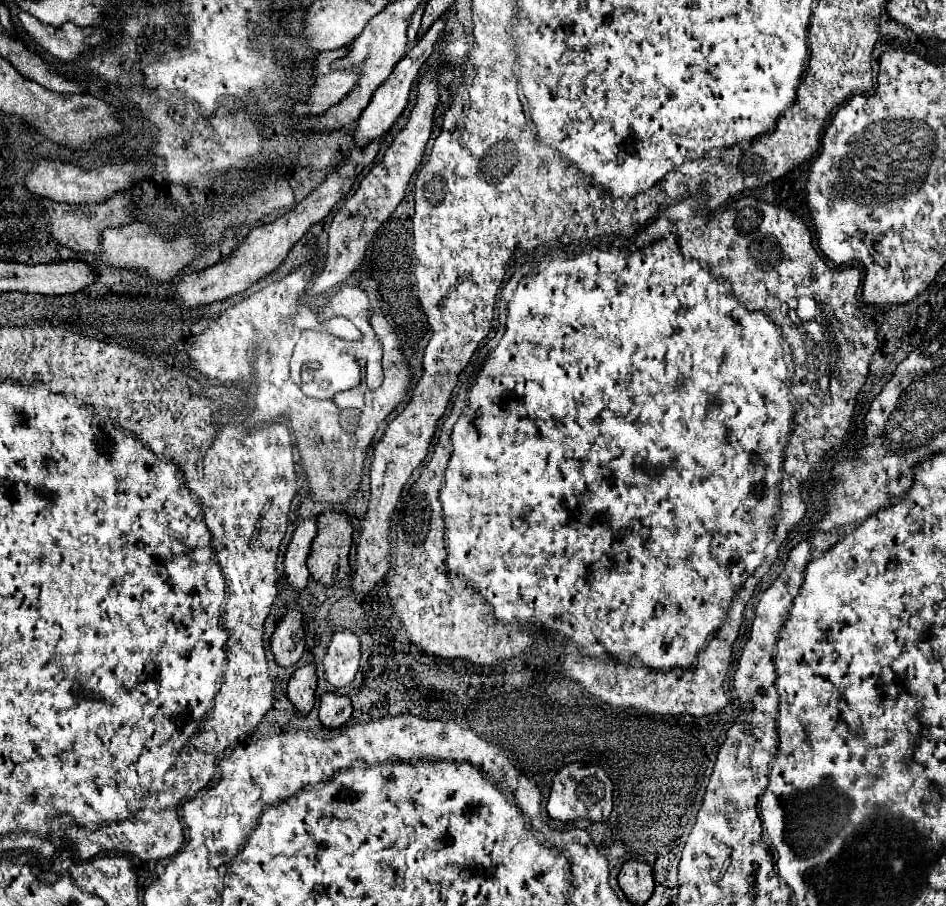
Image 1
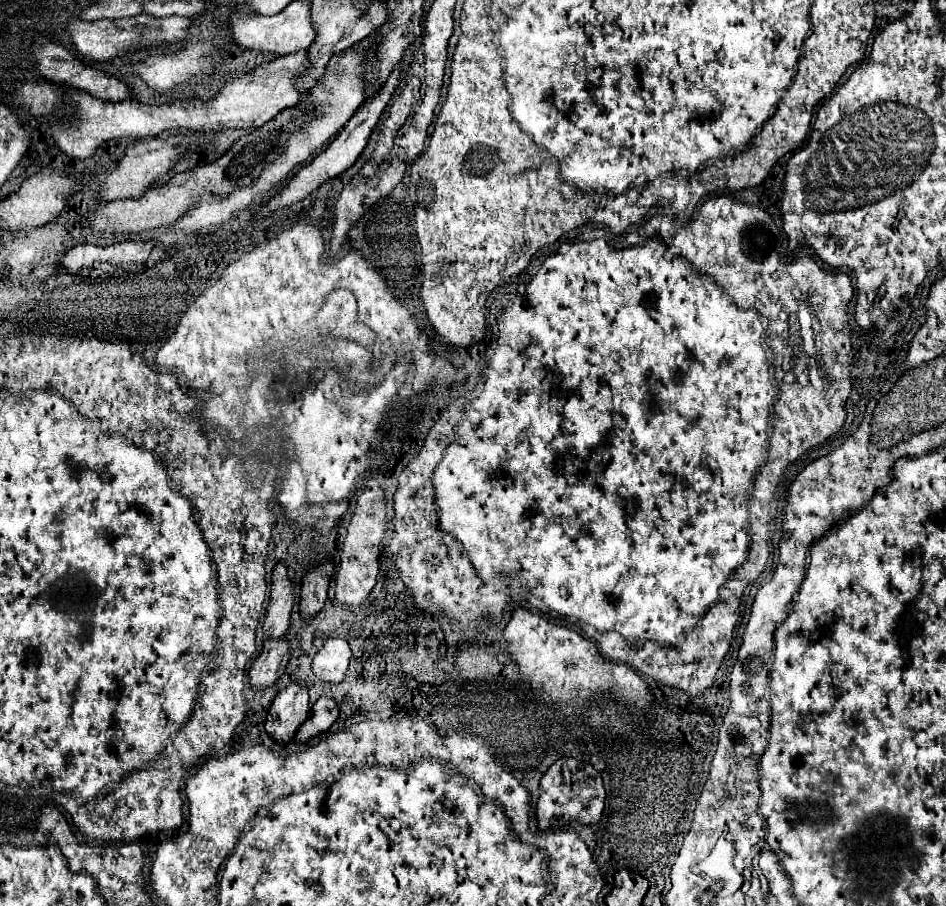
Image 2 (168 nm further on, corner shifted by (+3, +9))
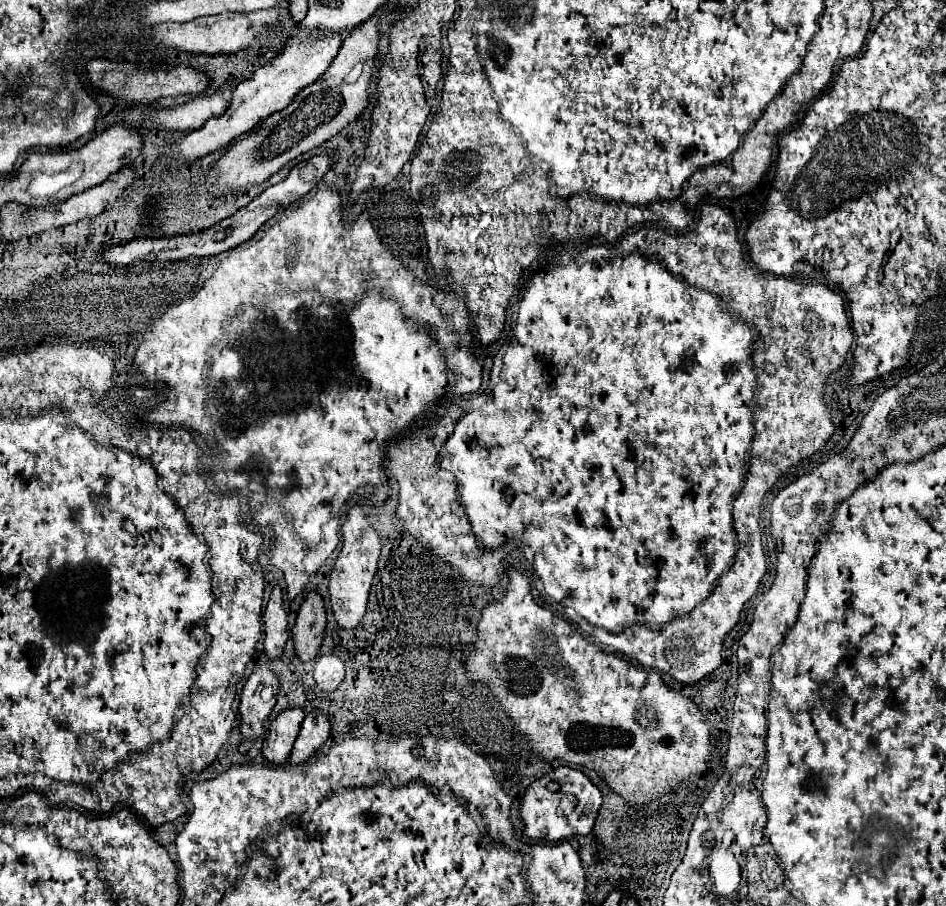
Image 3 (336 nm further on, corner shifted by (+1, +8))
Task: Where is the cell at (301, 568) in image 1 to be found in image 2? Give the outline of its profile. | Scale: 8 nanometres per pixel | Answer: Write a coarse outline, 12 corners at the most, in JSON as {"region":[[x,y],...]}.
{"region":[[277,563],[265,635],[283,637],[293,607],[293,583]]}

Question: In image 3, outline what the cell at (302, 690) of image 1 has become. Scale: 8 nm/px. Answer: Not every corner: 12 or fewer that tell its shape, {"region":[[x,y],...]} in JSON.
{"region":[[281,712],[267,728],[263,756],[285,764],[305,712]]}

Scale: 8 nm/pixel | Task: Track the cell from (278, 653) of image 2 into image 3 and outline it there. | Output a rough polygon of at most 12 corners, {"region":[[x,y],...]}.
{"region":[[267,666],[249,676],[239,732],[253,740],[277,702],[279,680]]}

